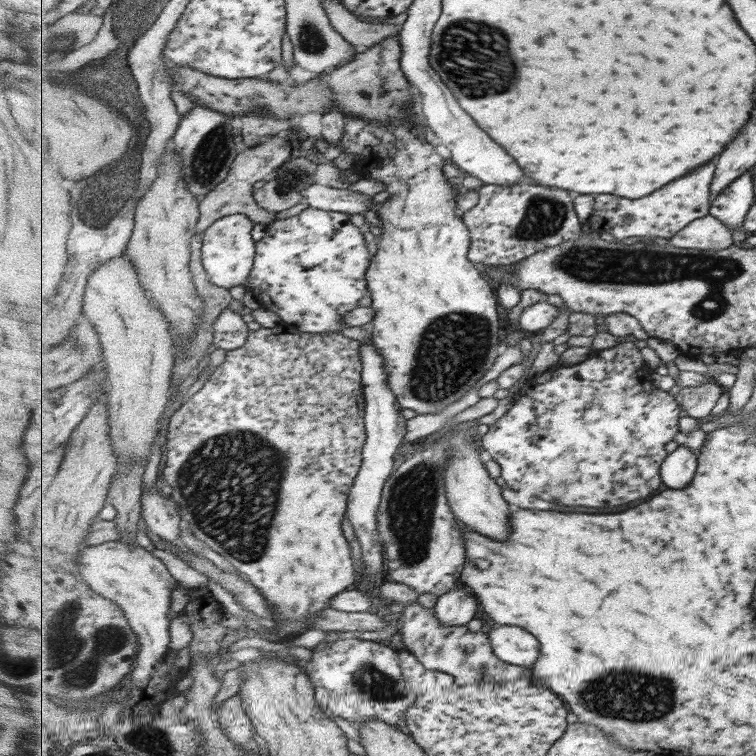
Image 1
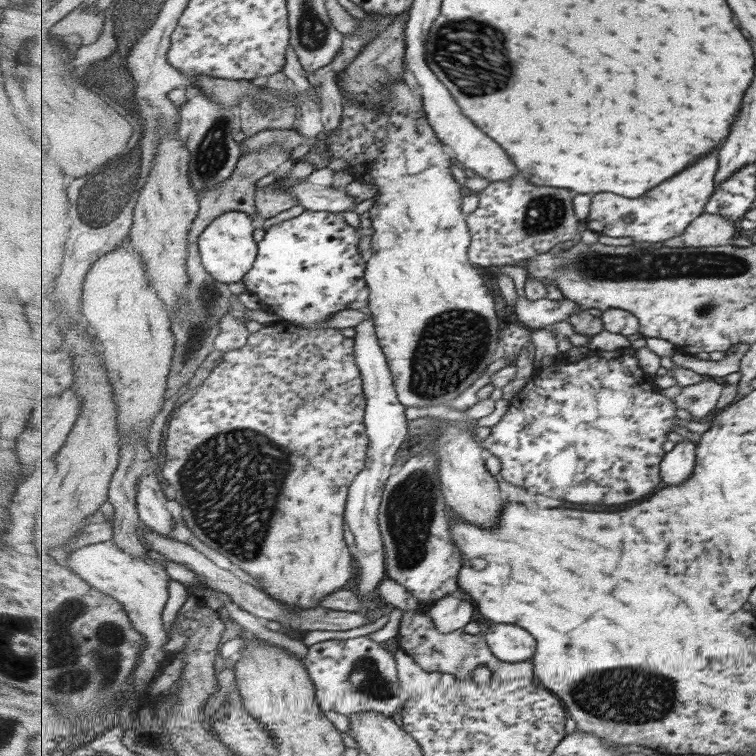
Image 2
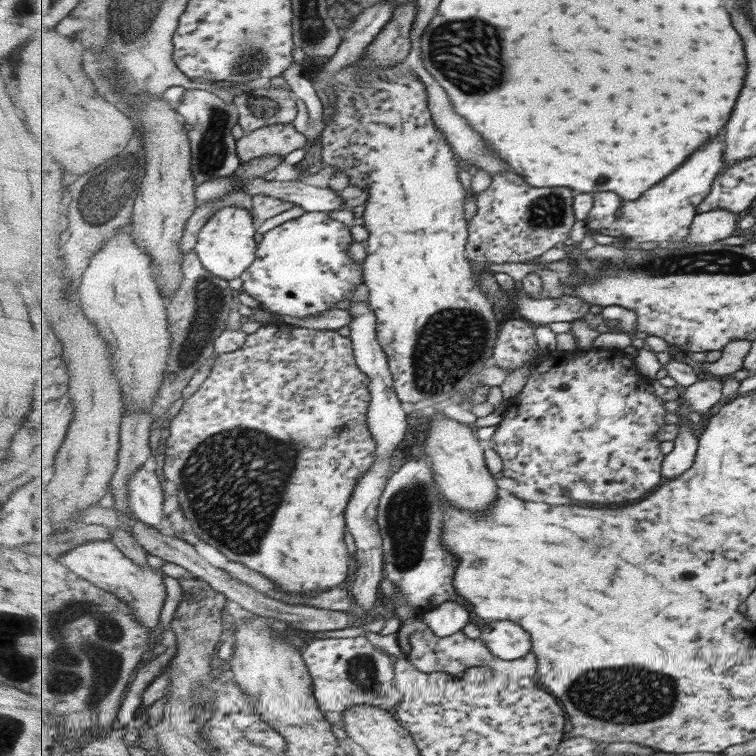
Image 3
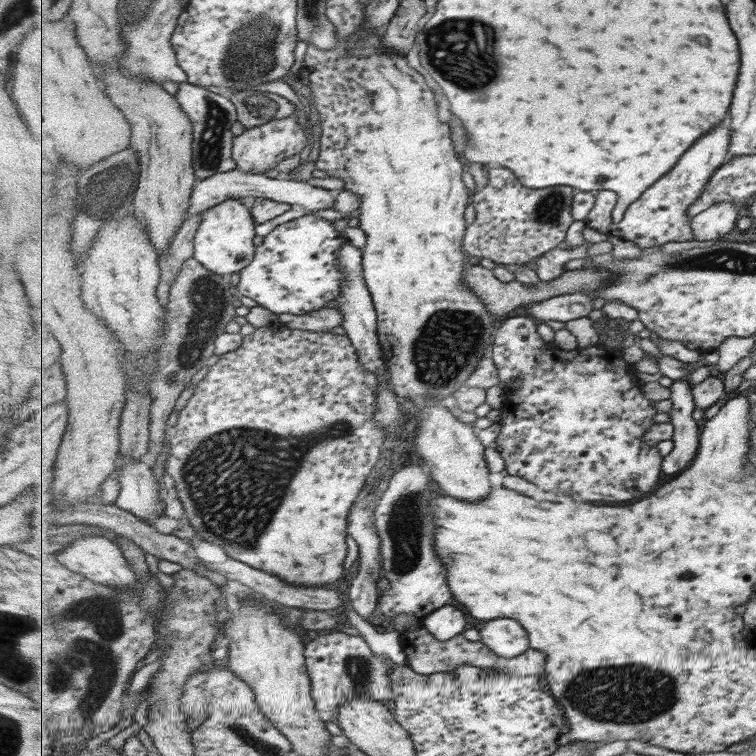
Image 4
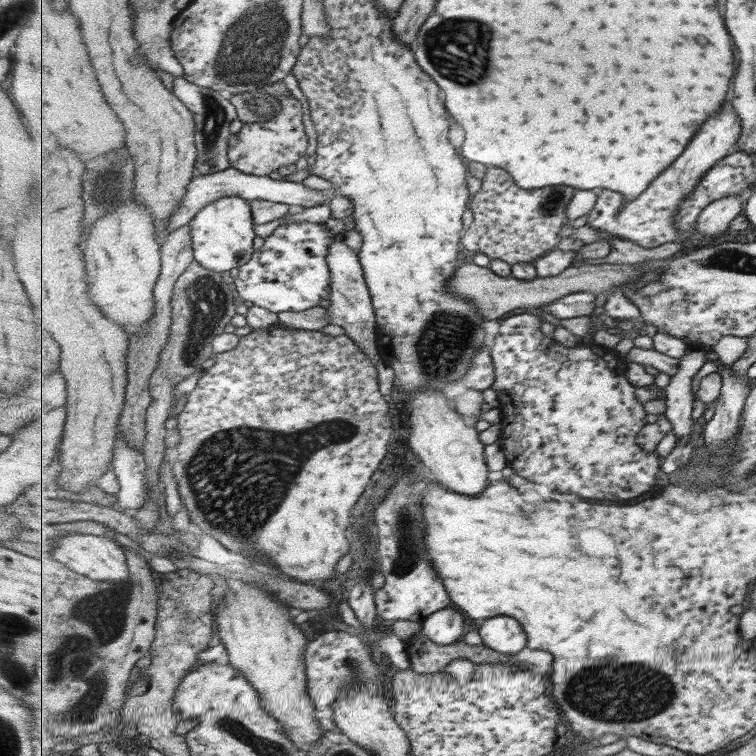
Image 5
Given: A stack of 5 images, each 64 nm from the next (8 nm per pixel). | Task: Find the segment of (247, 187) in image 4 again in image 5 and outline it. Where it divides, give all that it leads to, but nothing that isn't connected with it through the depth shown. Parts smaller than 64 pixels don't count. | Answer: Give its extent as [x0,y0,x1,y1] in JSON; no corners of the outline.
[169,168,331,233]

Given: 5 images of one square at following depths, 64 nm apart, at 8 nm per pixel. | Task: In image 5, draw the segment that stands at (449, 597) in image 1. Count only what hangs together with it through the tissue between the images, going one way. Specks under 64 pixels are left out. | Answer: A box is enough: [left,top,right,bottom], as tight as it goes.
[422,607,465,644]

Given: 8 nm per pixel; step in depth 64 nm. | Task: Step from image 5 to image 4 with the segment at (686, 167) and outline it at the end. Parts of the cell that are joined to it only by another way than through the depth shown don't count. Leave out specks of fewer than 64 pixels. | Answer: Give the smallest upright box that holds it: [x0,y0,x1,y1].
[586,117,733,250]

